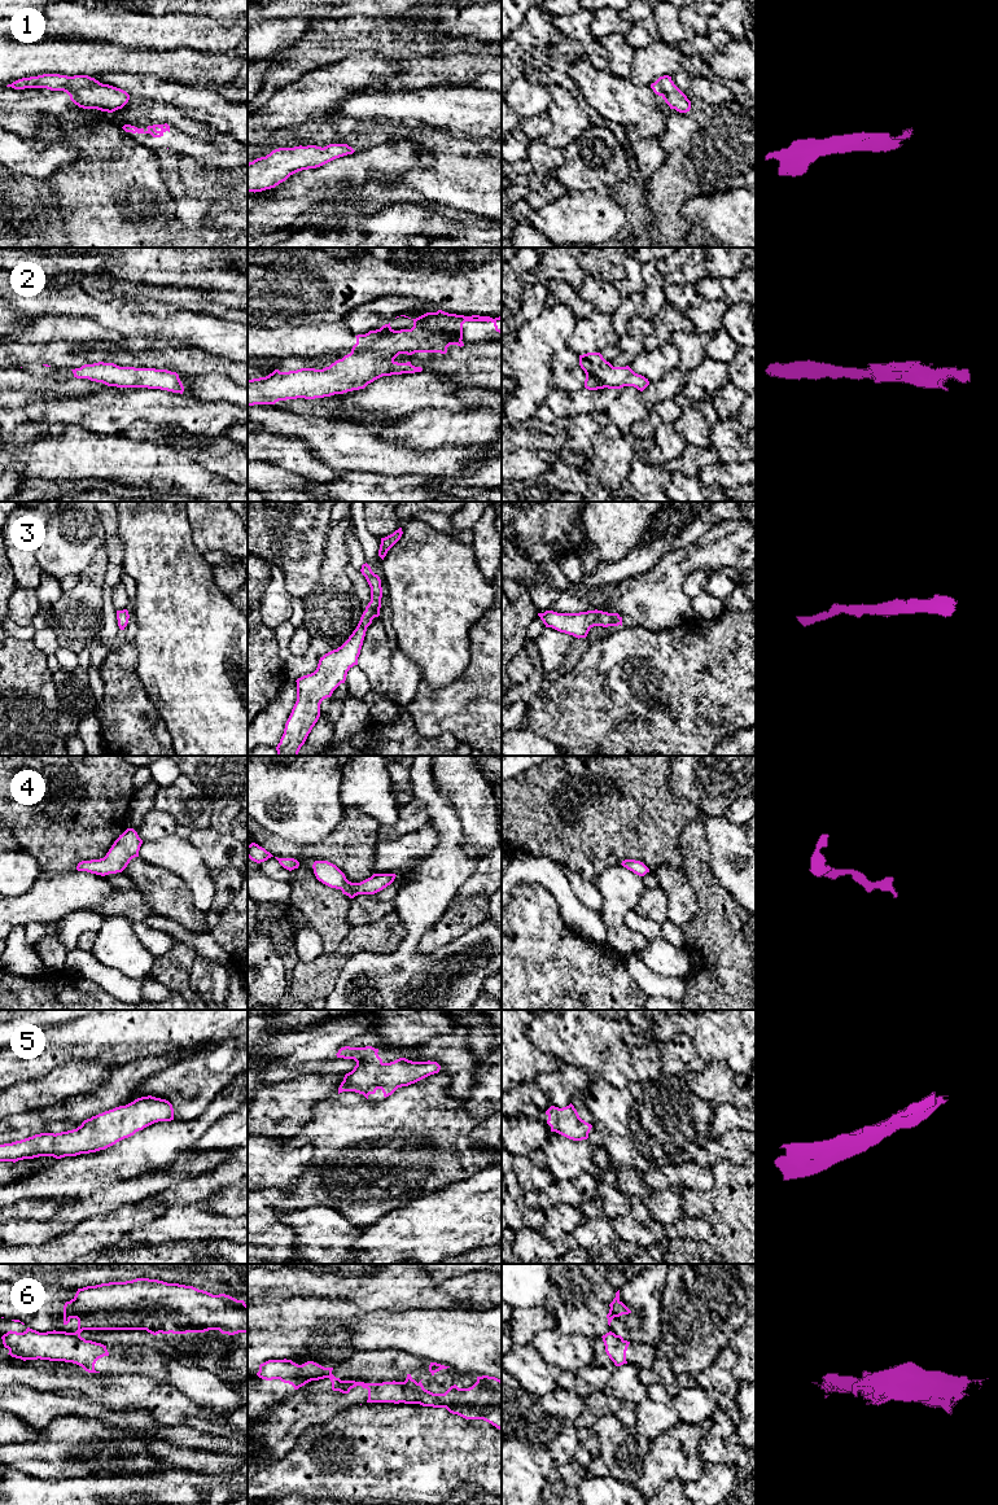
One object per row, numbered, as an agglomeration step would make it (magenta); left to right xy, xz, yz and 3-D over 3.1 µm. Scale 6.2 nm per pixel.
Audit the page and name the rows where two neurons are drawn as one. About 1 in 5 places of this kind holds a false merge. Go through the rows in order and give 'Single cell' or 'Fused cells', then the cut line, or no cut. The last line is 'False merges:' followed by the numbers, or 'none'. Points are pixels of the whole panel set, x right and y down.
1: Single cell. No split
2: Single cell. No split
3: Single cell. No split
4: Single cell. No split
5: Single cell. No split
6: Fused cells. Split along xy (70, 1333), (83, 1339)
False merges: 6

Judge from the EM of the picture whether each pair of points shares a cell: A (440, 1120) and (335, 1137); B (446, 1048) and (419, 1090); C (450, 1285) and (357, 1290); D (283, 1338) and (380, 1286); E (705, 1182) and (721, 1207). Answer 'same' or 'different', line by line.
A: same
B: different
C: different
D: different
E: different

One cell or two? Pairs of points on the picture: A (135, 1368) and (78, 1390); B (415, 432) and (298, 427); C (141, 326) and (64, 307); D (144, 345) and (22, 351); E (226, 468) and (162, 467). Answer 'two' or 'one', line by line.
A: two
B: two
C: one
D: one
E: two

